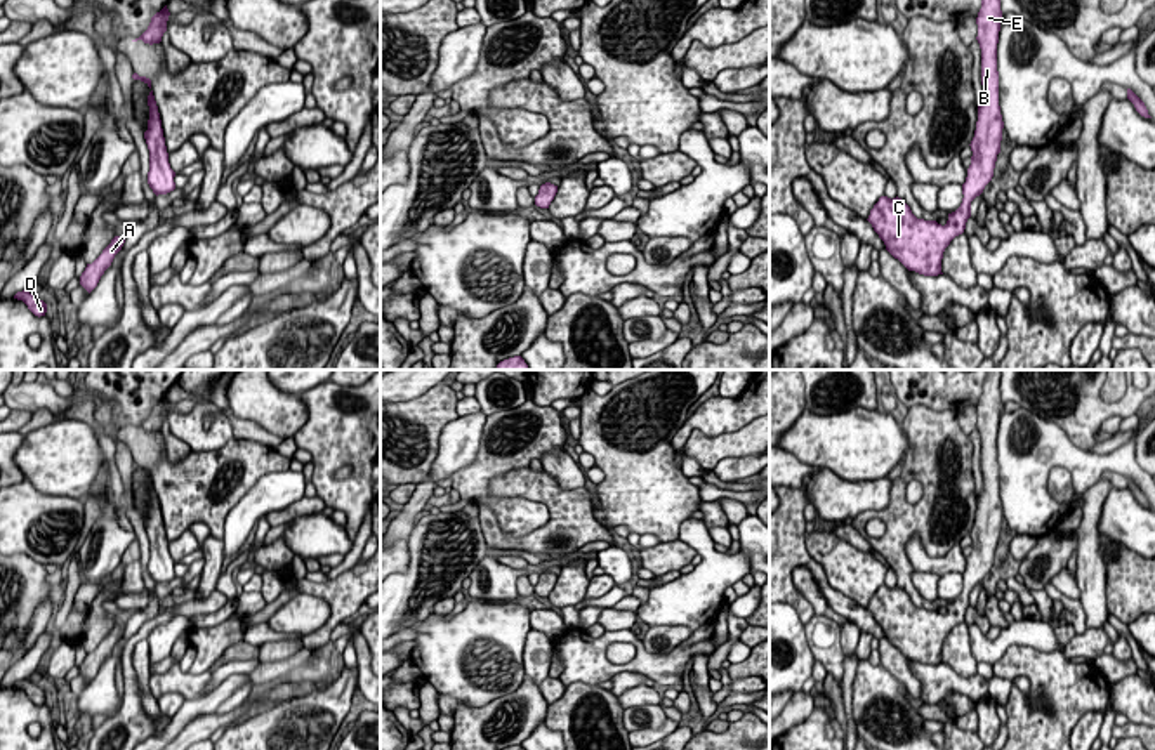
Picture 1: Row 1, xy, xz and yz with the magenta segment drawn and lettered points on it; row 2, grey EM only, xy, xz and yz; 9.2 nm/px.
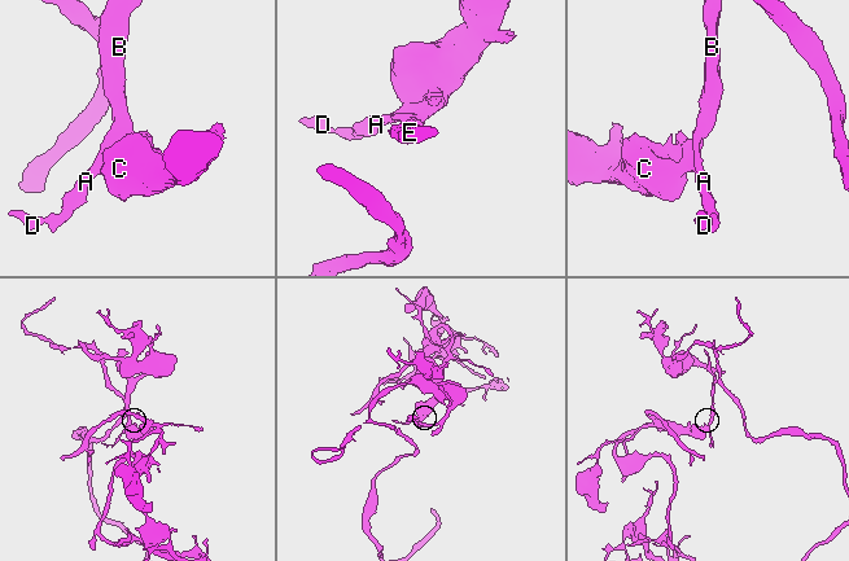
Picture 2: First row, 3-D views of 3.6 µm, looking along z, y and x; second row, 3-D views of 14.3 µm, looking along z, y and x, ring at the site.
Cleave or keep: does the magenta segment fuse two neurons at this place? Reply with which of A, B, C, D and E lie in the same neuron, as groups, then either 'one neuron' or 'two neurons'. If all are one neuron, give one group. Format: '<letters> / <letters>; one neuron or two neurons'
A B C D E; one neuron

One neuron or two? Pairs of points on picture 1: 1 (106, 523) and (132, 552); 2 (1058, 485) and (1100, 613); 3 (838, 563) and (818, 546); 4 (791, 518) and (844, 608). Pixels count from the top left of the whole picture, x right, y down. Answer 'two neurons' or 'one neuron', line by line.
1: two neurons
2: two neurons
3: one neuron
4: one neuron

